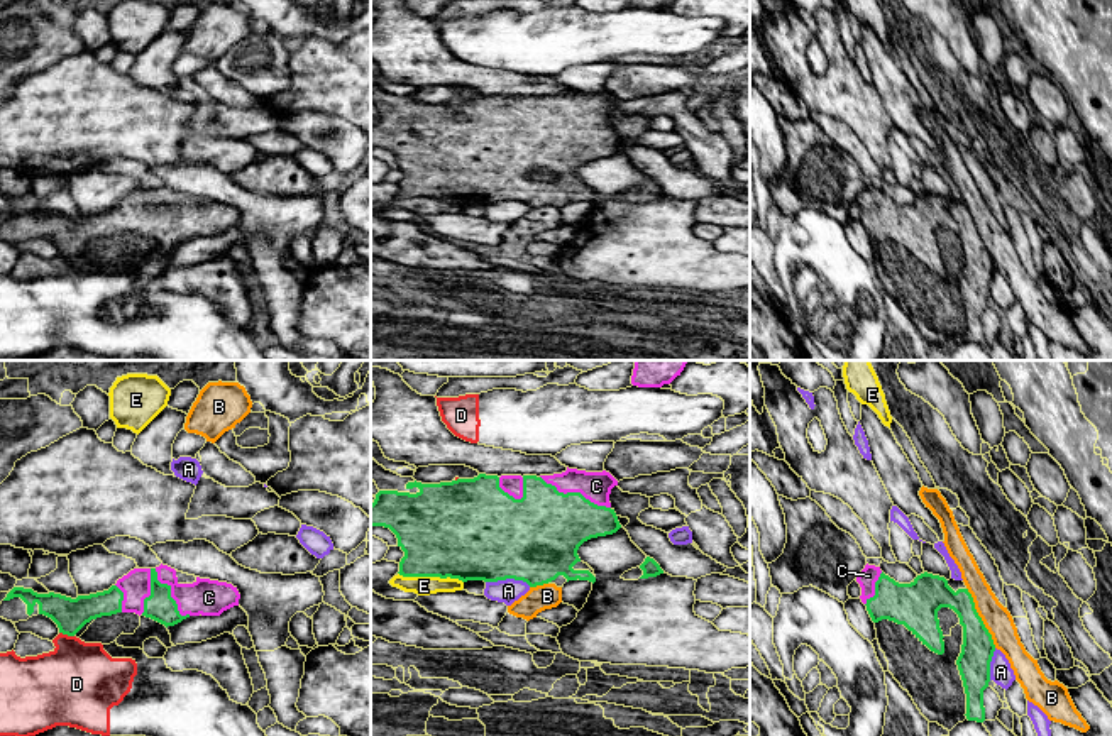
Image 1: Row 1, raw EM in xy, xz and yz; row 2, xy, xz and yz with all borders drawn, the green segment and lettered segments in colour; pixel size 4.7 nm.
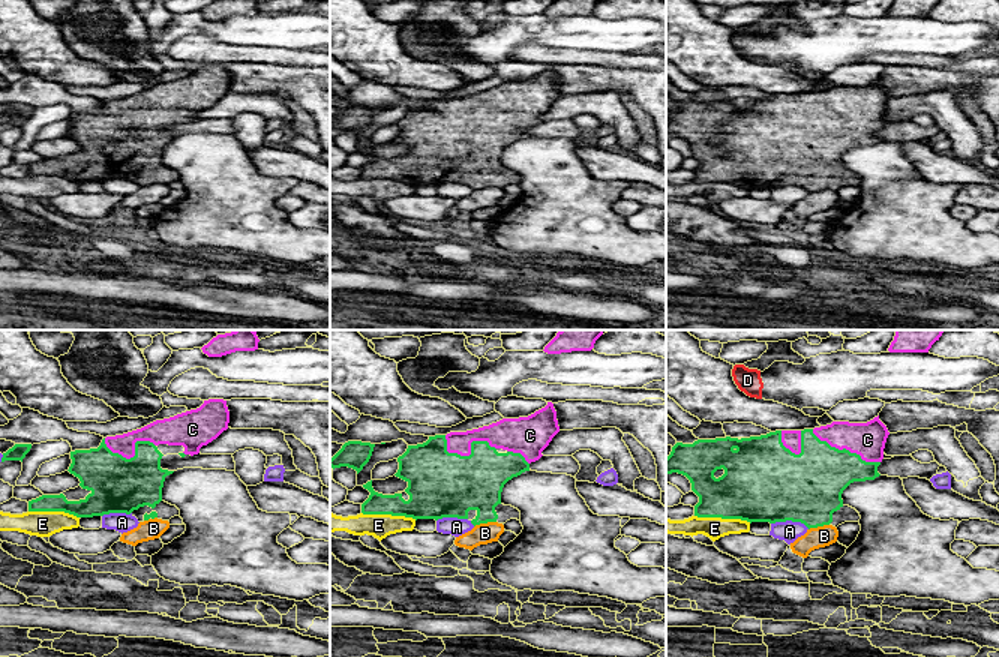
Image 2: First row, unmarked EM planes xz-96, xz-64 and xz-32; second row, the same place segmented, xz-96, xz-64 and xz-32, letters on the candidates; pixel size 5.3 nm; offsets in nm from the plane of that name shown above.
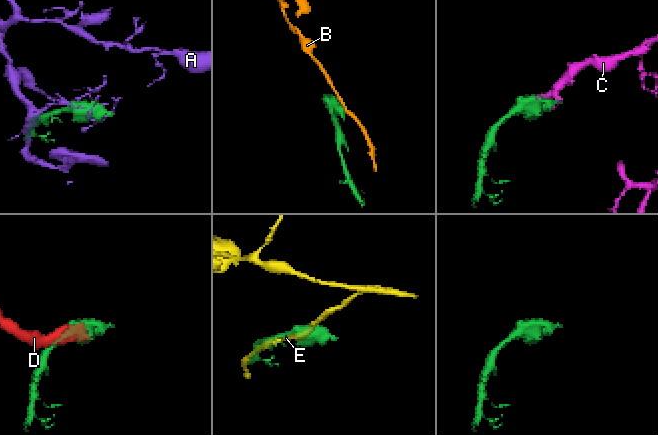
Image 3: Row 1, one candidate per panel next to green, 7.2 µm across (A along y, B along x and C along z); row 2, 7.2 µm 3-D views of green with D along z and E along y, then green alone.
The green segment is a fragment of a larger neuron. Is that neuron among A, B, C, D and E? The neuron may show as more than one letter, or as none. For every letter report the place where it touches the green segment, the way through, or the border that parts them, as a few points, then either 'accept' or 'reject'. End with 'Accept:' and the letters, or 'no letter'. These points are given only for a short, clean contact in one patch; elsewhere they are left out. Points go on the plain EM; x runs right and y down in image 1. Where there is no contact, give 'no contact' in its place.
A: meets green in xz at (508, 198); reject
B: meets green in yz at (980, 239); reject
C: meets green in xz at (576, 114); accept
D: meets green in xy at (66, 254); border along xy (60, 252), (73, 258); reject
E: meets green in xz at (430, 197); reject
Accept: C

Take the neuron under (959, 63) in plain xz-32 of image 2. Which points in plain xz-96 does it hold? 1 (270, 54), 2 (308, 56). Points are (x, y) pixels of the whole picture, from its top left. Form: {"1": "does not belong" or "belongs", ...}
{"1": "belongs", "2": "belongs"}

